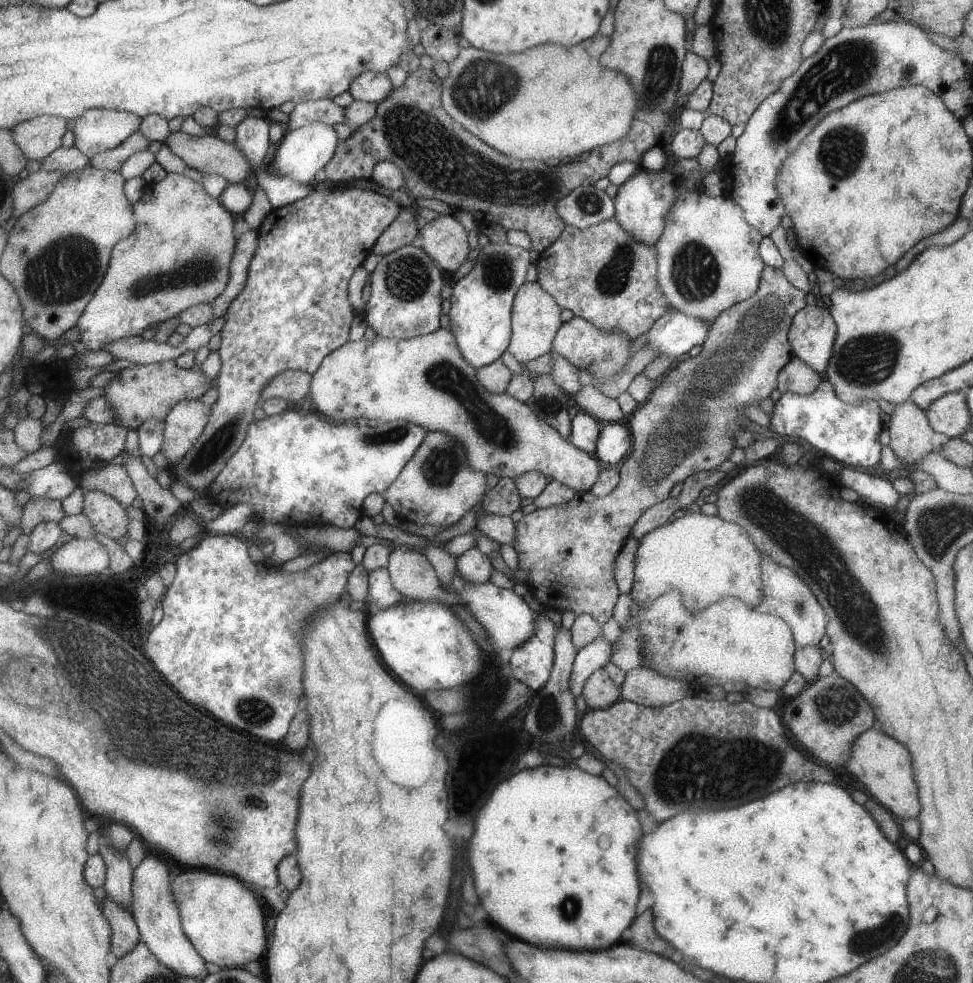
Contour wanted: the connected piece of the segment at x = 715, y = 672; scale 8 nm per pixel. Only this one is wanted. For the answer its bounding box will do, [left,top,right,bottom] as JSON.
[610,589,797,693]

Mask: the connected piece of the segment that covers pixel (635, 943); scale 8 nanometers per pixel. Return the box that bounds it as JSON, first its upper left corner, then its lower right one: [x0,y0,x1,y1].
[628,909,676,959]

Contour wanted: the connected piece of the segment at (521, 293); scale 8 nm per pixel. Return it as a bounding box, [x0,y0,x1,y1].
[508,282,563,365]

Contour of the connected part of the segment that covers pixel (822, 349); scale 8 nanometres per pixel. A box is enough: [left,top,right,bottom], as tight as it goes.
[789,306,837,375]

